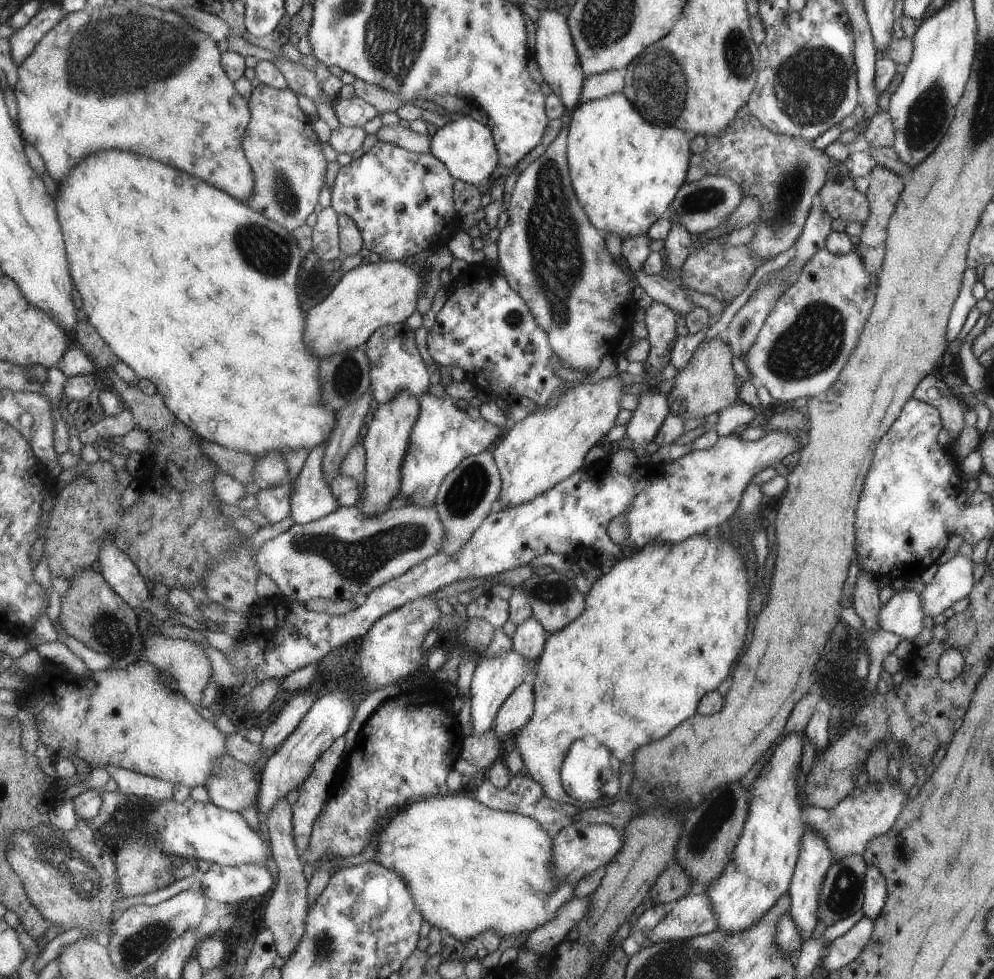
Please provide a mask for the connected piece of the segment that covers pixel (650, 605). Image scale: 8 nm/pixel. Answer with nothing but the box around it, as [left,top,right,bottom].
[517,532,750,809]

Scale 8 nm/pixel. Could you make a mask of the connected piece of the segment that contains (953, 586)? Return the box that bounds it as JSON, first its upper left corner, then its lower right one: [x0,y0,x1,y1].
[920,554,975,620]

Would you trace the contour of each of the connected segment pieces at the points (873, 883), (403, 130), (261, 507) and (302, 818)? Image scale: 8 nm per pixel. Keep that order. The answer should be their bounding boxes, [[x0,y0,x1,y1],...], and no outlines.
[[864,866,888,920],[377,124,430,154],[256,482,294,524],[292,735,346,852]]

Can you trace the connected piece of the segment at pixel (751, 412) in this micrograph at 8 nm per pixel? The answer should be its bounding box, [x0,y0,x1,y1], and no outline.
[714,402,756,437]

